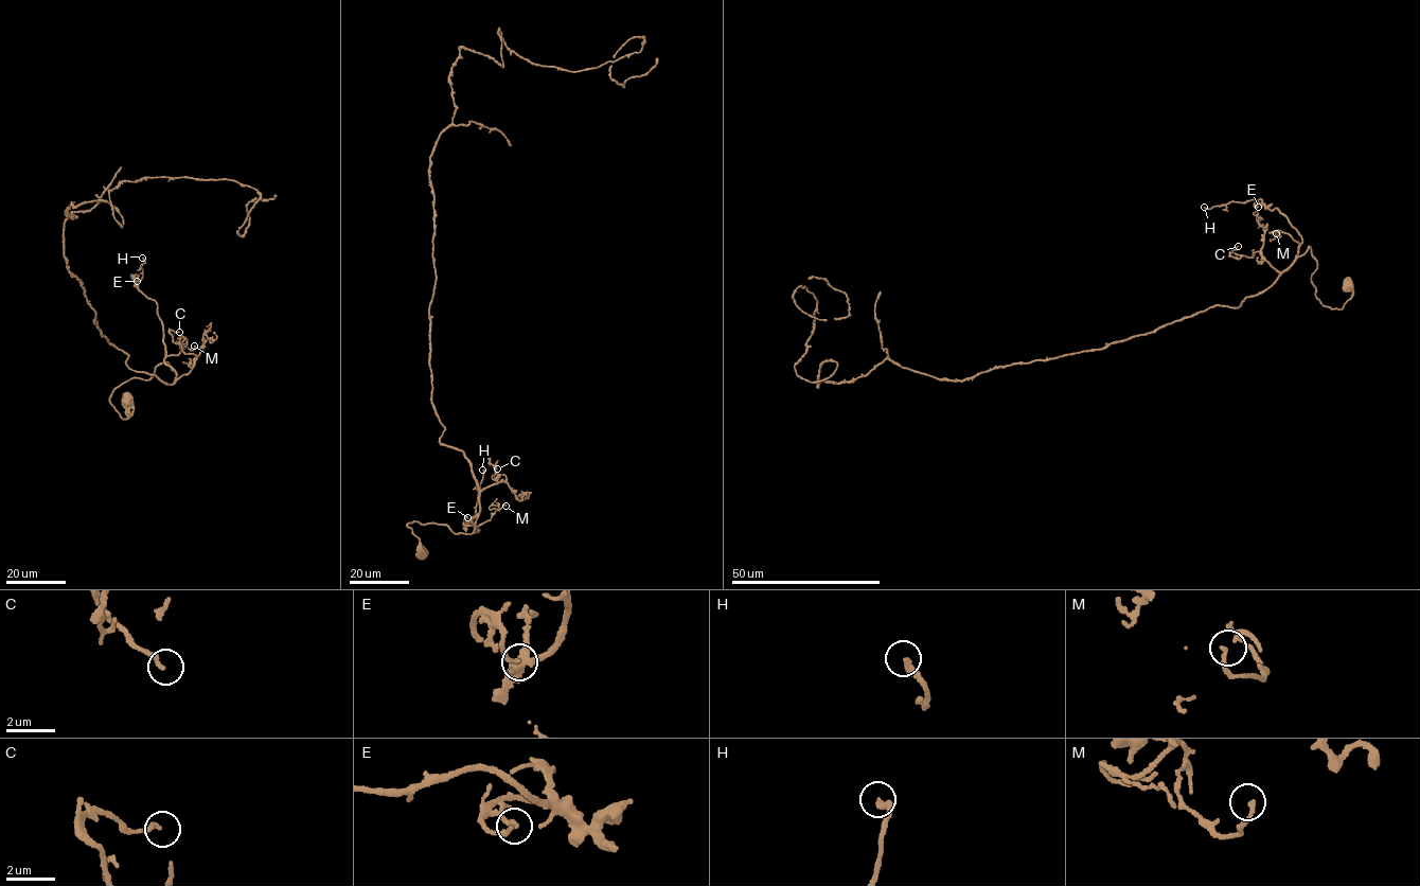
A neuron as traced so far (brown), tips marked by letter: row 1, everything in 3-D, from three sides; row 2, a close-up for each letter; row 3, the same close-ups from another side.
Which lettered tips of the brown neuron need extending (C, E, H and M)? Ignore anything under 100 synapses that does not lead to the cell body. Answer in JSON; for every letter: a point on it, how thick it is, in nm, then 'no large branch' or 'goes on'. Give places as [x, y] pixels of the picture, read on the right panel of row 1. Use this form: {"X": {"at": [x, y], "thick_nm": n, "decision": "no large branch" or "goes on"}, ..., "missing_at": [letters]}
{"C": {"at": [1238, 246], "thick_nm": 180, "decision": "no large branch"}, "E": {"at": [1258, 207], "thick_nm": 180, "decision": "no large branch"}, "H": {"at": [1204, 207], "thick_nm": 240, "decision": "no large branch"}, "M": {"at": [1276, 233], "thick_nm": 160, "decision": "no large branch"}, "missing_at": []}

